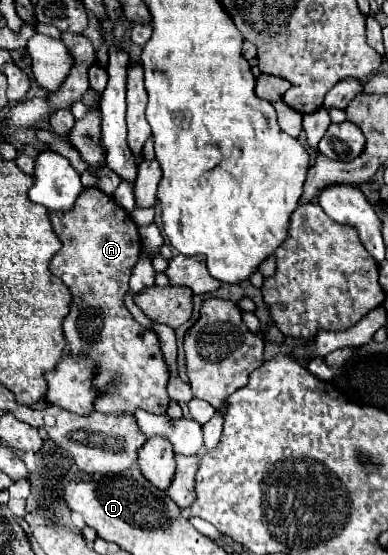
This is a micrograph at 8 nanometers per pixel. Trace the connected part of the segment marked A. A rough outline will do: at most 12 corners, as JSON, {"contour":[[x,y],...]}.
{"contour":[[98,188],[50,212],[50,270],[94,410],[164,414],[158,338],[124,306],[136,224]]}

